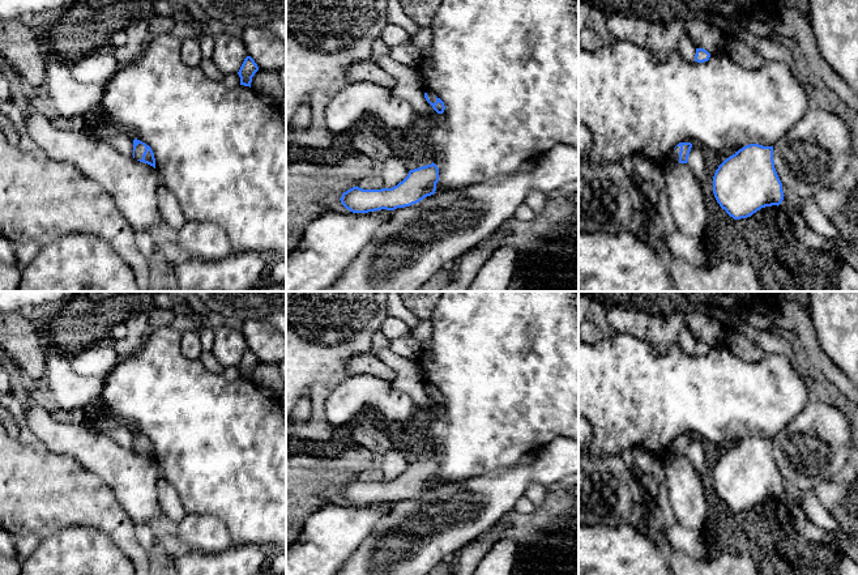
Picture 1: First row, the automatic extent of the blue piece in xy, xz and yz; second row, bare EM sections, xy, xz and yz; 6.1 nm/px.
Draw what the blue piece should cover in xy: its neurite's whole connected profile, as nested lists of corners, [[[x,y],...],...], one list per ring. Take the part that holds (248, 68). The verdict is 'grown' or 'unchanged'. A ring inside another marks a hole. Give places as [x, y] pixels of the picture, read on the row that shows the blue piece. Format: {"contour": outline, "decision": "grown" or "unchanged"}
{"contour": [[[247,56],[238,72],[240,77],[240,85],[251,88],[252,77],[257,71],[259,71],[259,67],[255,63],[255,60],[251,56]]], "decision": "unchanged"}

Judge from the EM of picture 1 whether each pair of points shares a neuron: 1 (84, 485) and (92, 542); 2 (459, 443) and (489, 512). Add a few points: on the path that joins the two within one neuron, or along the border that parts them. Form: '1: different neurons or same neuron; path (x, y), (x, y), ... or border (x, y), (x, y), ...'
1: different neurons; border (59, 529), (67, 525), (90, 525), (115, 544)
2: different neurons; border (503, 468), (443, 484)

